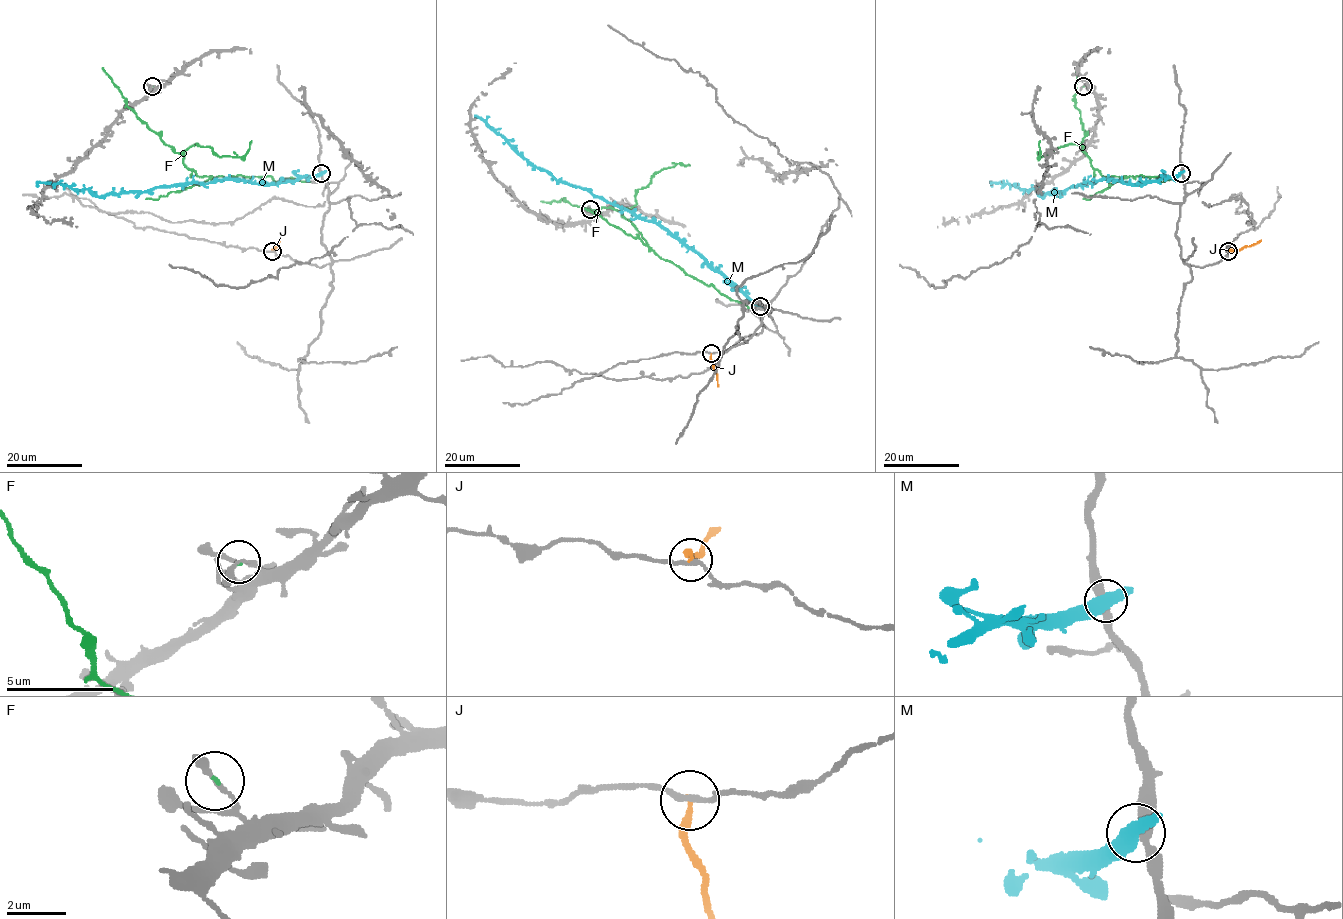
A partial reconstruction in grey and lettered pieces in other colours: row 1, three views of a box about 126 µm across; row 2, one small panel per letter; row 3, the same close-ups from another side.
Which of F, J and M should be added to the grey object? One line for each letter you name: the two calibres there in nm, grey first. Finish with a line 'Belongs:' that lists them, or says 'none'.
F: calibres 180 and 60 nm
Belongs: F

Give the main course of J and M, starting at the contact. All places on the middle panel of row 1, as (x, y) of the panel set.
J: (711, 353), (718, 386)
M: (760, 306), (658, 225), (586, 190), (558, 182), (531, 165), (475, 117)

